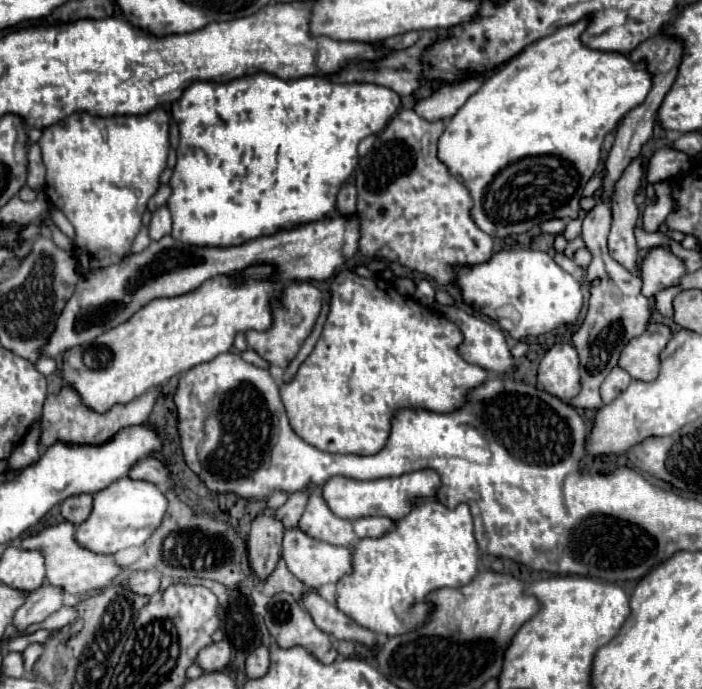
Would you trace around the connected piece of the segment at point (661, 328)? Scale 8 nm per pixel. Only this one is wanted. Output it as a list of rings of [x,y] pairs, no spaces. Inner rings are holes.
[[[649,323],[641,337],[631,339],[621,353],[619,367],[625,369],[633,379],[653,381],[659,371],[659,353],[669,341],[671,331],[667,325]]]

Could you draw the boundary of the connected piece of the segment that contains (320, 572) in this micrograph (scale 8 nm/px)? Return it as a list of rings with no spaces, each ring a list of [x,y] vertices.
[[[287,529],[283,535],[283,549],[281,559],[287,563],[287,569],[307,587],[317,589],[325,583],[337,583],[343,575],[351,571],[351,549],[349,547],[335,547],[329,543],[321,543],[315,539],[309,539],[299,529]]]

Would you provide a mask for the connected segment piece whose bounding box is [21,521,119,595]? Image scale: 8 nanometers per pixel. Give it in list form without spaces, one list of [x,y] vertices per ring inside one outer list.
[[[67,521],[53,525],[53,527],[47,527],[37,535],[25,537],[21,543],[21,549],[41,551],[45,557],[45,569],[47,569],[45,579],[47,579],[47,583],[63,589],[63,593],[67,593],[67,595],[77,595],[77,593],[83,595],[83,593],[101,589],[101,587],[109,585],[119,575],[119,567],[111,561],[111,557],[85,551],[83,547],[77,545],[75,529]]]

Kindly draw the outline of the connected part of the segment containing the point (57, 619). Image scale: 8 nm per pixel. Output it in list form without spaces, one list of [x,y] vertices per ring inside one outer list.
[[[69,601],[65,607],[61,607],[61,609],[55,611],[53,615],[49,615],[49,619],[45,619],[45,623],[39,623],[37,627],[29,627],[25,633],[31,633],[31,631],[35,631],[35,629],[39,629],[39,627],[41,627],[41,629],[47,629],[47,631],[53,631],[53,629],[59,629],[59,627],[71,623],[75,617],[77,617],[75,605]]]

